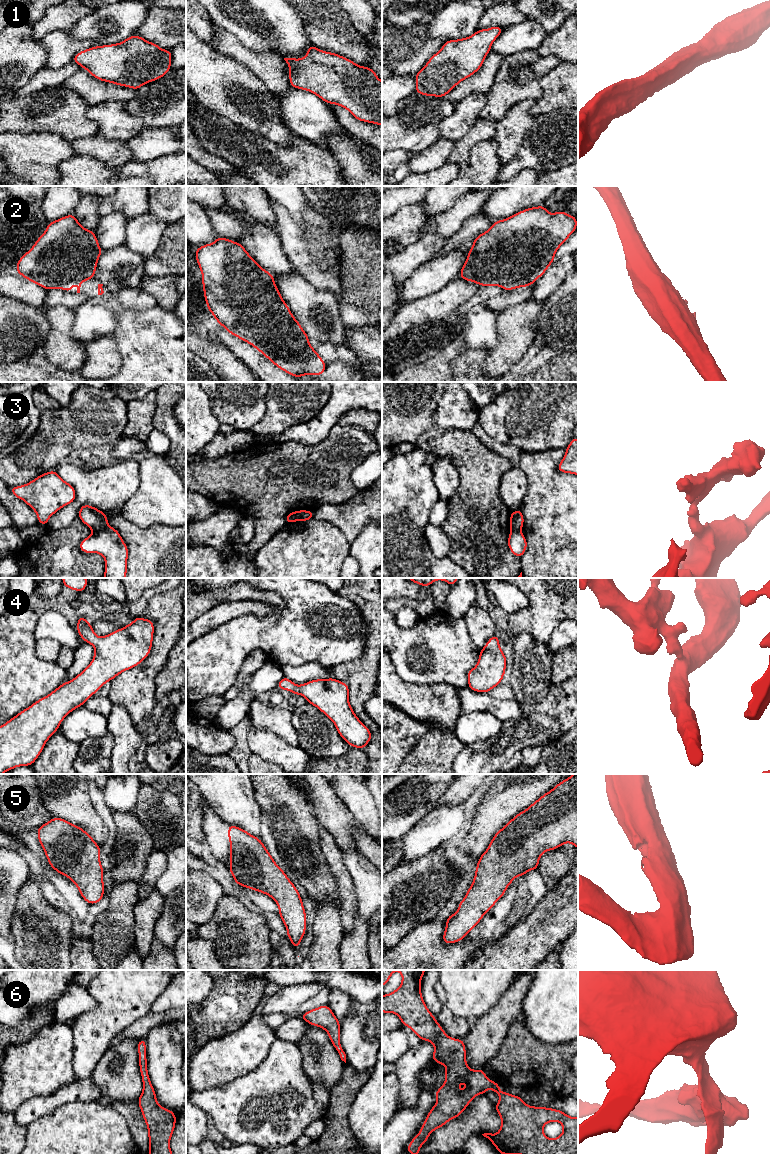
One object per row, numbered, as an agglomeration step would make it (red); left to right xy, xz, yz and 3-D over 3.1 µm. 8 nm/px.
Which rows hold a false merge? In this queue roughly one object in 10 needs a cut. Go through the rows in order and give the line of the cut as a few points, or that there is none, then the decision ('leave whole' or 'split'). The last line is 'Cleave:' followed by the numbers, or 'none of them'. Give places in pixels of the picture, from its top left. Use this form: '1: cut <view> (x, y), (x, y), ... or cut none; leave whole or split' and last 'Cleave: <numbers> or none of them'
1: cut none; leave whole
2: cut none; leave whole
3: cut xy (107, 524), (93, 533); split
4: cut none; leave whole
5: cut none; leave whole
6: cut none; leave whole
Cleave: 3

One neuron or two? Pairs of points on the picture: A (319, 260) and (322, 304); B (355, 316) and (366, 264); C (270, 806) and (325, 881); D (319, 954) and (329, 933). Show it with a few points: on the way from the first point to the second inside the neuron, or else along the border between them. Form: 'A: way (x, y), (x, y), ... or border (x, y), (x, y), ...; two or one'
A: border (302, 276), (315, 287), (331, 291), (338, 298); two
B: way (363, 303), (366, 300), (366, 277); one
C: way (290, 820), (310, 840), (314, 861); one
D: way (324, 949), (327, 938); one

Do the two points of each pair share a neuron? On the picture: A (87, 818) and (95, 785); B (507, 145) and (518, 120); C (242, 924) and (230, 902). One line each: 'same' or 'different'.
A: different
B: same
C: same

